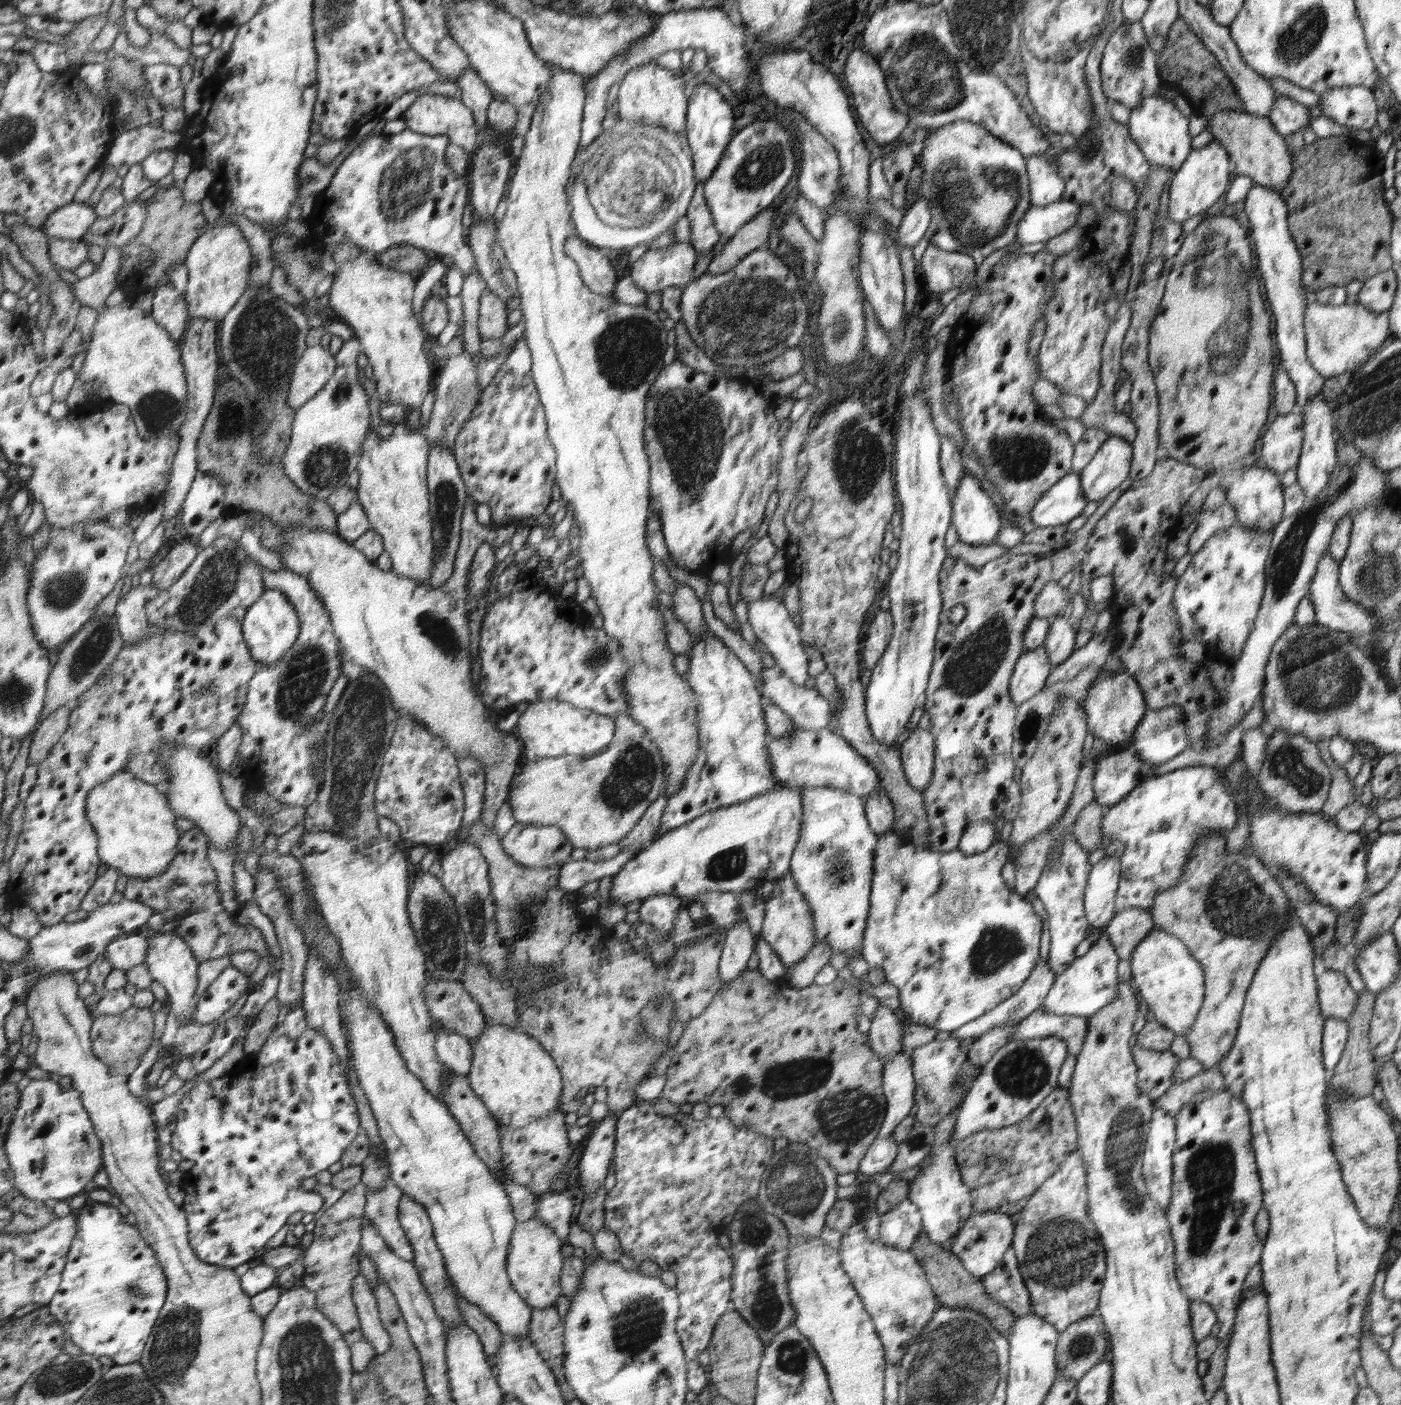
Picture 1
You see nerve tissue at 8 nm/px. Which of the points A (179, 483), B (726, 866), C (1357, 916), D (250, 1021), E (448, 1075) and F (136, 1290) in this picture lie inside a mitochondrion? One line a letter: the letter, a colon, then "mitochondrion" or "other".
A: other
B: mitochondrion
C: other
D: other
E: other
F: mitochondrion

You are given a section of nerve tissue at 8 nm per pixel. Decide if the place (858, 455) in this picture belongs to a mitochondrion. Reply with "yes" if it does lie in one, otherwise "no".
yes

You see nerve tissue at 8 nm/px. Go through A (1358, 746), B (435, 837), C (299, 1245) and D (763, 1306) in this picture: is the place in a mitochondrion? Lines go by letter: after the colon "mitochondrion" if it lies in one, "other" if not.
A: other
B: other
C: other
D: mitochondrion

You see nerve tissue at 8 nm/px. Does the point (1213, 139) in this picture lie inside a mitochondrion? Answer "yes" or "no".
no

